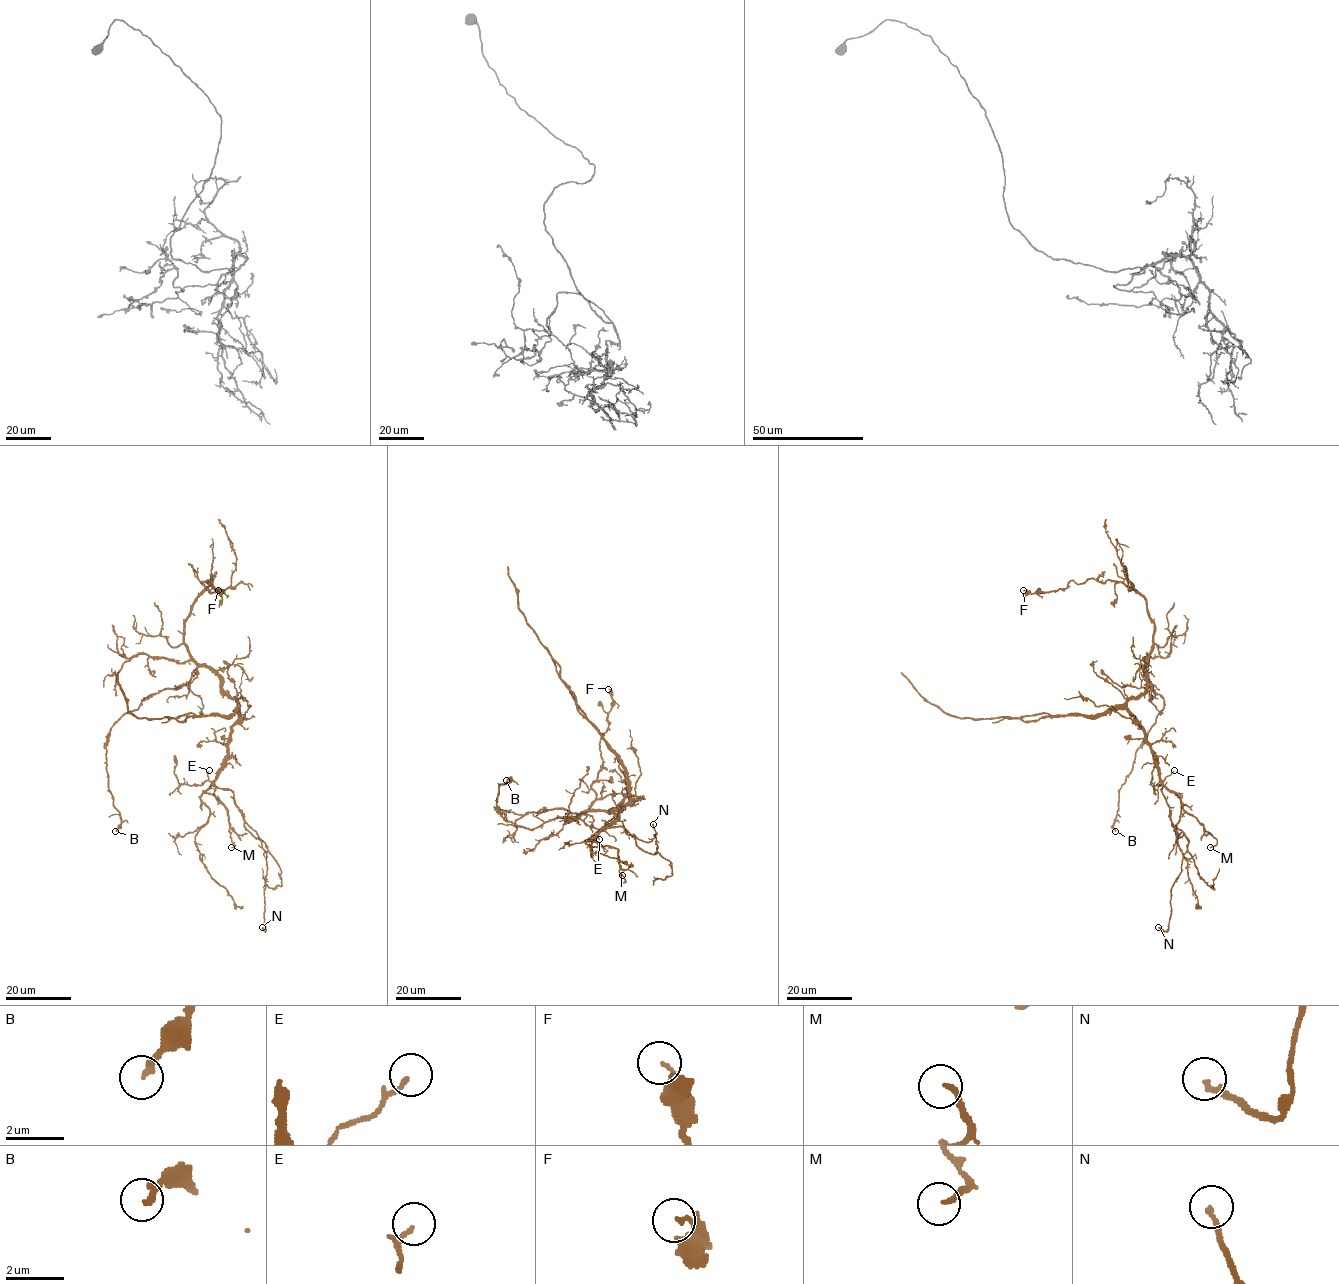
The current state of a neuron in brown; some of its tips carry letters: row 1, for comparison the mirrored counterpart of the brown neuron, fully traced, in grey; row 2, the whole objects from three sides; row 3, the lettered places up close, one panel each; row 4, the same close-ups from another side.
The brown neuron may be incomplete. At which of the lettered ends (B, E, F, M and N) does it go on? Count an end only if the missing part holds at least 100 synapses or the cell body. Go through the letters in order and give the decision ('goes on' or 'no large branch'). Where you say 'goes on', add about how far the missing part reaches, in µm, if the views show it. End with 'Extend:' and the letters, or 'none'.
B: no large branch
E: no large branch
F: no large branch
M: no large branch
N: no large branch
Extend: none

